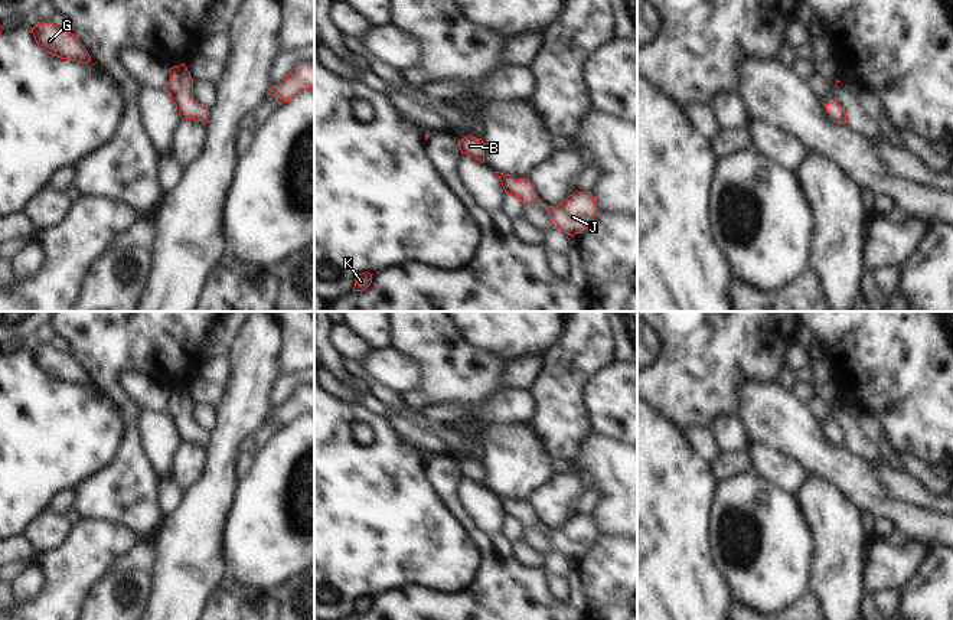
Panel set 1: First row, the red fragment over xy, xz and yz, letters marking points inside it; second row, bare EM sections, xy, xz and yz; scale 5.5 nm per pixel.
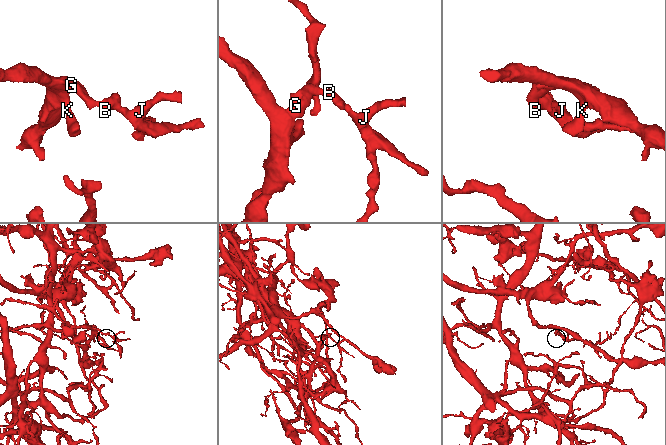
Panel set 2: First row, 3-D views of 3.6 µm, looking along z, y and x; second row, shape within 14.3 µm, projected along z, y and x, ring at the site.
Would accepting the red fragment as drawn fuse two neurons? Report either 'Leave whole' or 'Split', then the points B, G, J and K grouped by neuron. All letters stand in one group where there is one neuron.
Leave whole. Groups: B G J K.

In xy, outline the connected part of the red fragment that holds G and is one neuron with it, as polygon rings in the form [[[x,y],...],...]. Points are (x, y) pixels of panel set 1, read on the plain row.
[[[37,345],[37,347],[32,350],[32,356],[37,369],[53,379],[79,386],[91,385],[88,373],[78,362],[71,355],[56,350],[52,345]]]

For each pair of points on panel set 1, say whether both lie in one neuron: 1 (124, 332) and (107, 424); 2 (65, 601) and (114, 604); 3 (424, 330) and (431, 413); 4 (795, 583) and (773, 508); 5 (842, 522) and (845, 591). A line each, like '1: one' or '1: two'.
1: two
2: two
3: two
4: one
5: one

